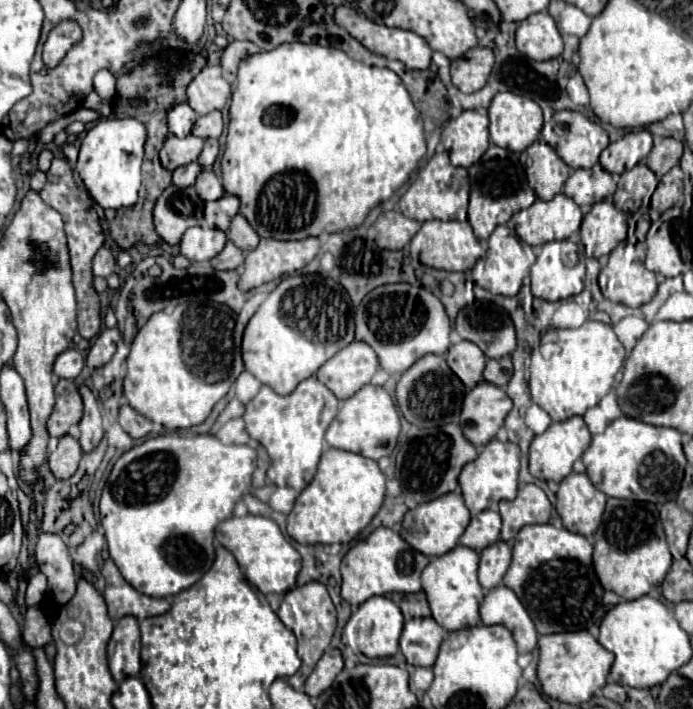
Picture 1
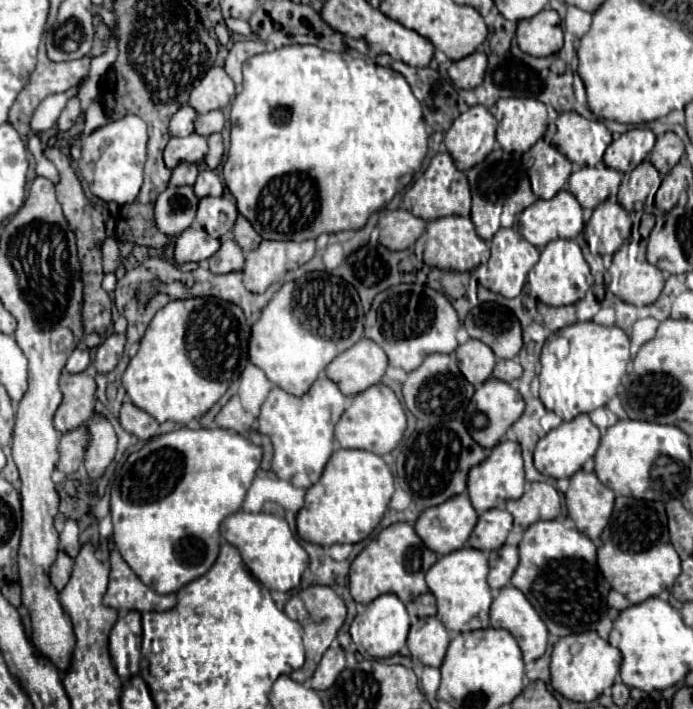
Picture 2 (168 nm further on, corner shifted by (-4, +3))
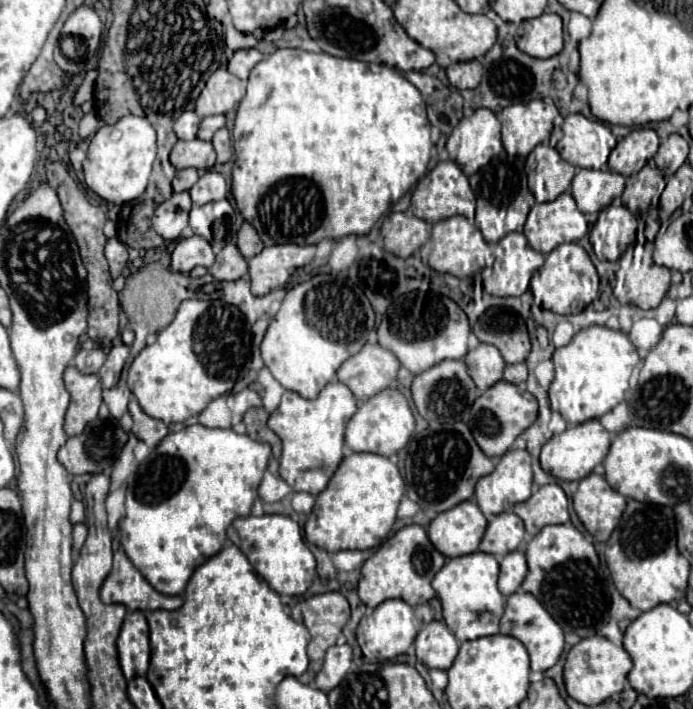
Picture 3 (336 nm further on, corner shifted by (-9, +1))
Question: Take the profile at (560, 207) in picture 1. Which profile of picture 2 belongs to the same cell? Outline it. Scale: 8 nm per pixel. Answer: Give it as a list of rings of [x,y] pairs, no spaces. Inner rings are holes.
[[[560,191],[548,201],[538,199],[520,215],[522,237],[538,249],[552,239],[574,239],[582,229],[582,207],[570,191]]]

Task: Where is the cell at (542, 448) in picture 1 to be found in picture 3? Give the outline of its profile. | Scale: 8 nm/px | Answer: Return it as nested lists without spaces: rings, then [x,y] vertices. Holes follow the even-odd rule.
[[[599,419],[585,421],[575,427],[567,427],[563,433],[553,435],[545,447],[541,449],[541,467],[561,481],[579,481],[587,477],[595,465],[603,461],[611,445],[607,429],[599,423]]]

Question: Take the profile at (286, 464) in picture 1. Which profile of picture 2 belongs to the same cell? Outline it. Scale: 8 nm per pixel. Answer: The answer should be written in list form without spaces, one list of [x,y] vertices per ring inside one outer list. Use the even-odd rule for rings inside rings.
[[[318,377],[302,397],[288,395],[280,387],[274,387],[268,393],[258,415],[258,433],[268,435],[274,445],[272,471],[280,479],[302,489],[308,489],[308,485],[314,485],[320,479],[322,469],[332,455],[334,425],[344,413],[346,403],[338,385],[328,377]]]

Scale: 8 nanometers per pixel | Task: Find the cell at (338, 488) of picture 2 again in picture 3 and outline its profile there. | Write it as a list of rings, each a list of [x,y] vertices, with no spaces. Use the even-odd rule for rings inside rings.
[[[351,453],[341,461],[327,489],[317,495],[317,503],[305,523],[305,537],[309,543],[325,551],[341,551],[341,549],[361,549],[363,551],[363,549],[379,547],[395,523],[397,507],[399,507],[403,493],[405,493],[405,481],[395,463],[375,453]]]

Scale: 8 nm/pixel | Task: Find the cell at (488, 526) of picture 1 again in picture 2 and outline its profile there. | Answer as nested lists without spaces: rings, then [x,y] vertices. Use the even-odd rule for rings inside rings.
[[[490,509],[478,517],[468,545],[480,551],[500,549],[512,529],[512,515],[506,509]]]

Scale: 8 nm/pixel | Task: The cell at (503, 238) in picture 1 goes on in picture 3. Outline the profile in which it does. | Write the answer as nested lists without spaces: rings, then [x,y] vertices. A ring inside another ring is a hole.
[[[523,233],[505,235],[493,249],[495,263],[482,273],[484,291],[490,295],[509,297],[523,295],[529,279],[545,263],[545,257],[527,245]]]

